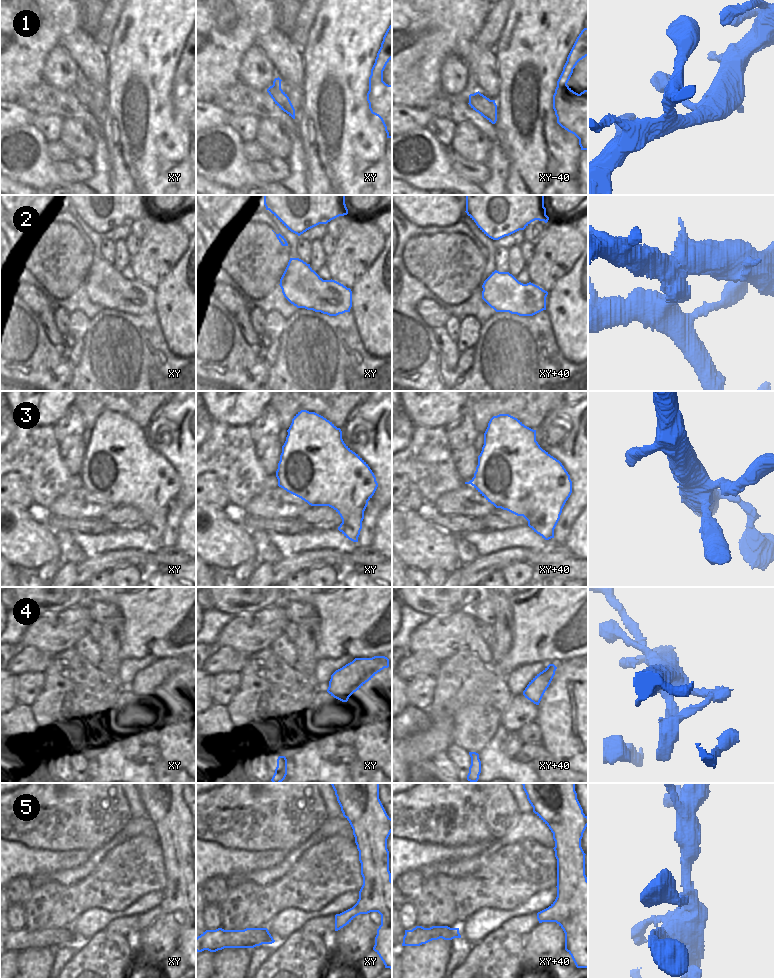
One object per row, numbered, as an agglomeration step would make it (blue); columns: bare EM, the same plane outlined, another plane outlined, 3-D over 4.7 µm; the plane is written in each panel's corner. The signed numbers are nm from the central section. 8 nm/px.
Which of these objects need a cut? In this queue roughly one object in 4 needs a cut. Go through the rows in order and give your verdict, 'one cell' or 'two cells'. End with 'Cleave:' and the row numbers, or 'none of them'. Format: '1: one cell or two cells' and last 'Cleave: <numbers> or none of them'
1: one cell
2: two cells
3: one cell
4: one cell
5: one cell
Cleave: 2

